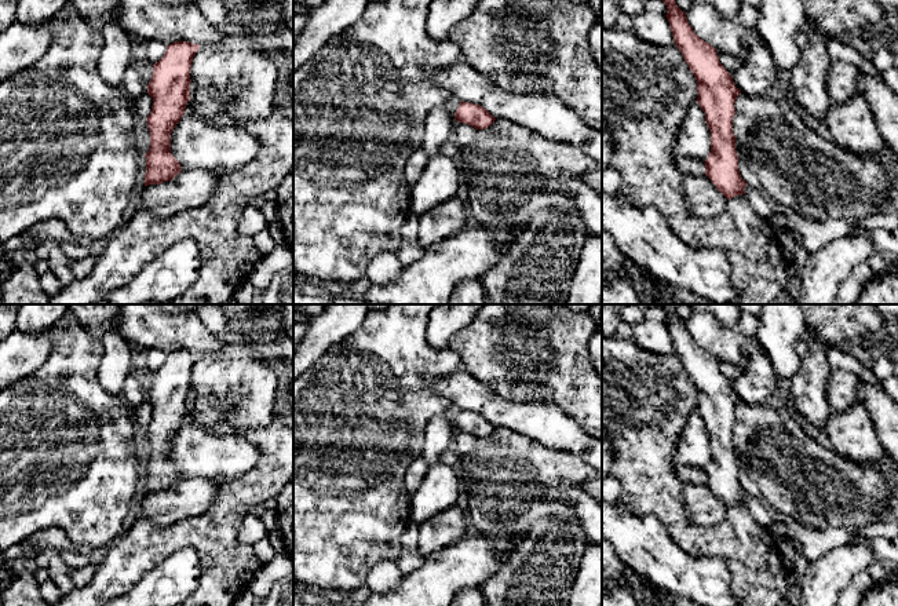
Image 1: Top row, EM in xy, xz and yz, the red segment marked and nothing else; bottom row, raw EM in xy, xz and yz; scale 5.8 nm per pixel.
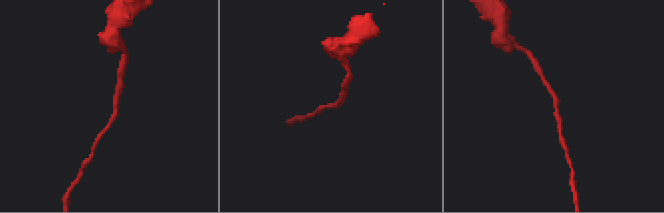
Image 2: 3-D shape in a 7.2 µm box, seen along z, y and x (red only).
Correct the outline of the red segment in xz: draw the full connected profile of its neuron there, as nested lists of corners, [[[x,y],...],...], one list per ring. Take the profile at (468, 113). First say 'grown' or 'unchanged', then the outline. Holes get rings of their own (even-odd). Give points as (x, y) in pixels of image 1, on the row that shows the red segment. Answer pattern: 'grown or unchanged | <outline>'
unchanged | [[[460,102],[455,120],[463,124],[468,124],[475,129],[485,129],[494,123],[494,117],[482,106],[470,102]]]

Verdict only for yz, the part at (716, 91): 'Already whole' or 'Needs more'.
Already whole

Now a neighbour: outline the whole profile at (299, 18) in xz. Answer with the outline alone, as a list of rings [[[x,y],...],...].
[[[310,11],[293,14],[293,44],[297,41],[299,34],[309,21]]]

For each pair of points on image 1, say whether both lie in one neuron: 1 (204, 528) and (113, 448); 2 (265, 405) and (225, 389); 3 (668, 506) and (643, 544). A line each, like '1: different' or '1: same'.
1: different
2: same
3: different

